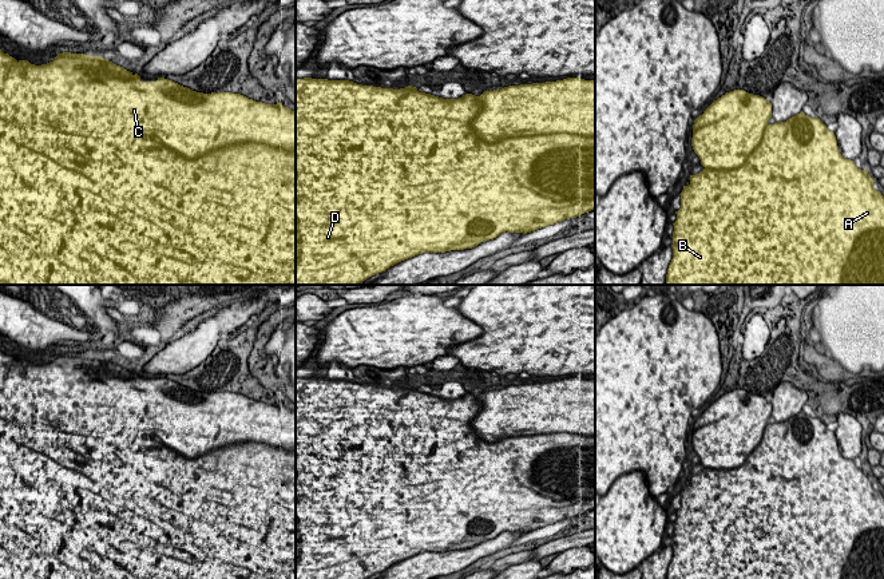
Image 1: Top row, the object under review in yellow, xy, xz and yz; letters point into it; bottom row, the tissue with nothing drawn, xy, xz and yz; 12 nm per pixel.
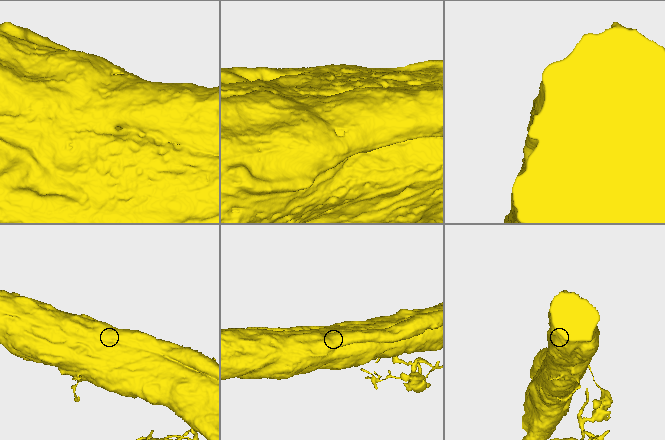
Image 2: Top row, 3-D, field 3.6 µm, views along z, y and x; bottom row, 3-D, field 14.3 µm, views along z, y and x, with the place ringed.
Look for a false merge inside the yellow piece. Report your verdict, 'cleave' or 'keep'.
keep

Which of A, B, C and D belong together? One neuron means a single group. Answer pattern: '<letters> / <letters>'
A B C D

